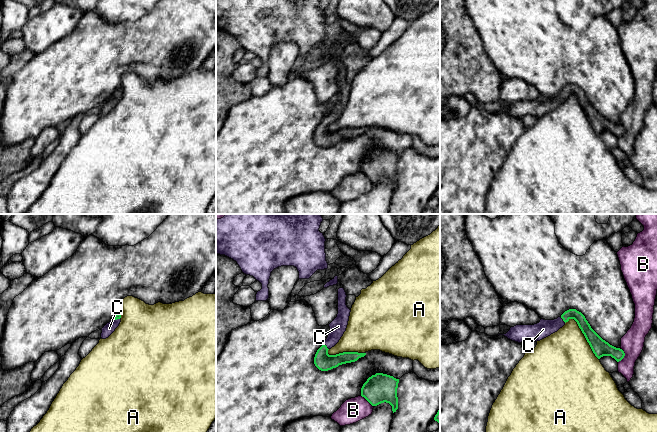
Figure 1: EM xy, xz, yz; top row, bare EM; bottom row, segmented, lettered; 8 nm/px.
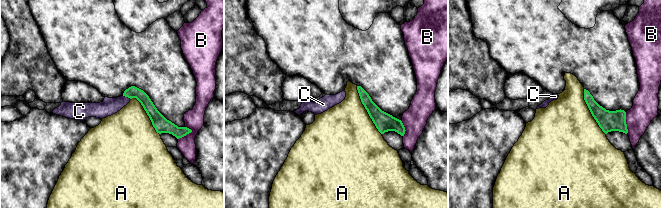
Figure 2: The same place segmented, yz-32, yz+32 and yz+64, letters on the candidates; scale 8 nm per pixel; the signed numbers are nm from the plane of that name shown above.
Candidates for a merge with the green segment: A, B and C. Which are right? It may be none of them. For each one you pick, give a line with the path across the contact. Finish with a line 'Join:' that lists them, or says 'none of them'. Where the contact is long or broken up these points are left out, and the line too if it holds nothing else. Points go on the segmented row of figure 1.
C: way xz (323, 361), (326, 346), (332, 340), (338, 326)
Join: C

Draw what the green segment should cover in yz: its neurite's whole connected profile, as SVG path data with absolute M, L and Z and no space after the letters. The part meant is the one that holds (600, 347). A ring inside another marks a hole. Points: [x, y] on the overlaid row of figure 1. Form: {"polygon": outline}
{"polygon": "M576 309L565 311L560 317L554 320L541 319L539 323L534 325L516 325L511 327L506 334L498 335L504 335L508 339L518 343L521 343L525 339L532 339L537 342L557 332L570 319L574 319L577 322L593 353L598 359L603 356L611 356L619 362L624 358L624 351L603 340L591 328L585 316Z"}

